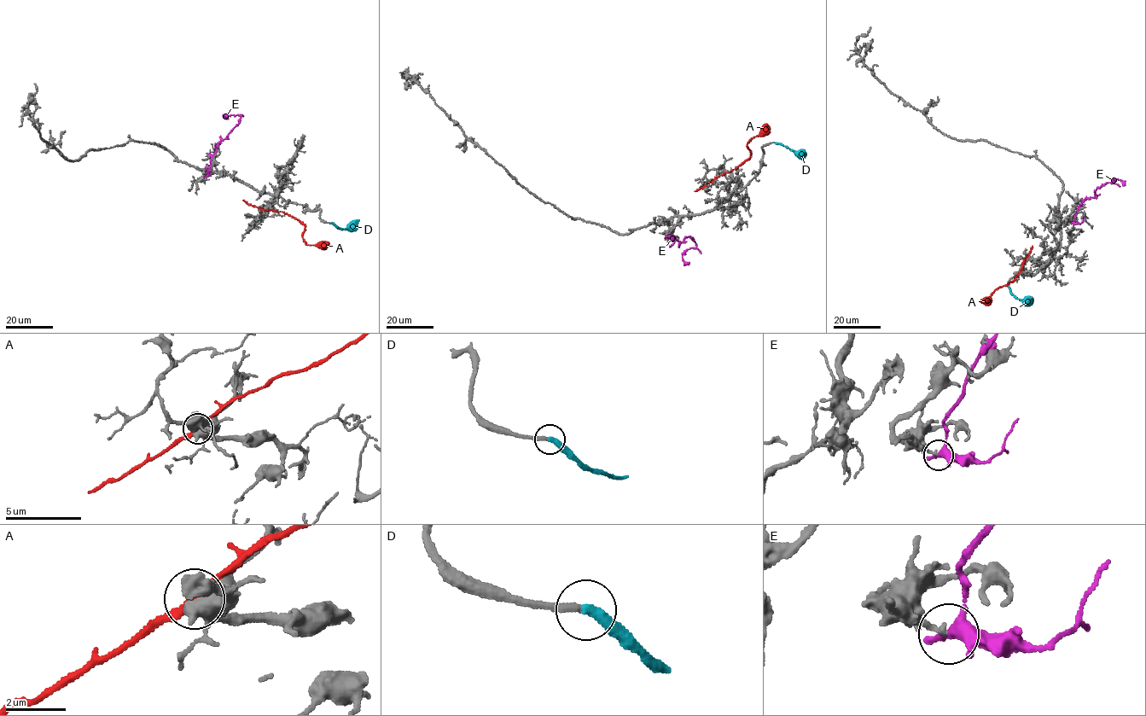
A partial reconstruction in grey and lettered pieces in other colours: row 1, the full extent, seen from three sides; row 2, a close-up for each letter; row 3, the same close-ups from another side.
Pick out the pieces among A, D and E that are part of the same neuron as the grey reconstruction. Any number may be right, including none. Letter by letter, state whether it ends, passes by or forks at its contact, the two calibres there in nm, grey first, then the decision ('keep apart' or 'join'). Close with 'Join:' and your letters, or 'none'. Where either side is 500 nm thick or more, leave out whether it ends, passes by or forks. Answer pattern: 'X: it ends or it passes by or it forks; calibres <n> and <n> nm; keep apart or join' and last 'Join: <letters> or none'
A: calibres 550 and 220 nm; keep apart
D: it ends; calibres 240 and 340 nm; join
E: it forks; calibres 200 and 320 nm; keep apart
Join: D

